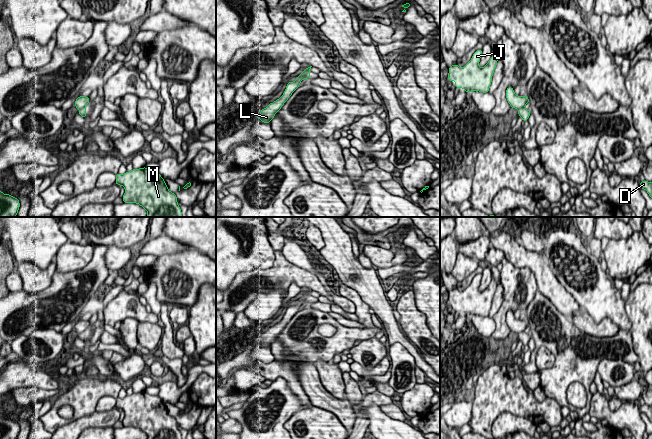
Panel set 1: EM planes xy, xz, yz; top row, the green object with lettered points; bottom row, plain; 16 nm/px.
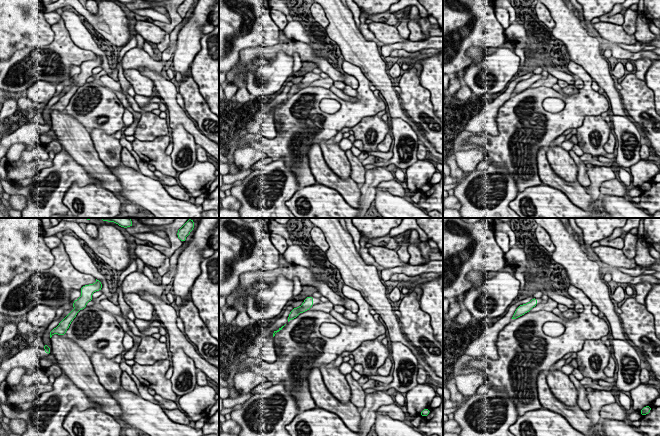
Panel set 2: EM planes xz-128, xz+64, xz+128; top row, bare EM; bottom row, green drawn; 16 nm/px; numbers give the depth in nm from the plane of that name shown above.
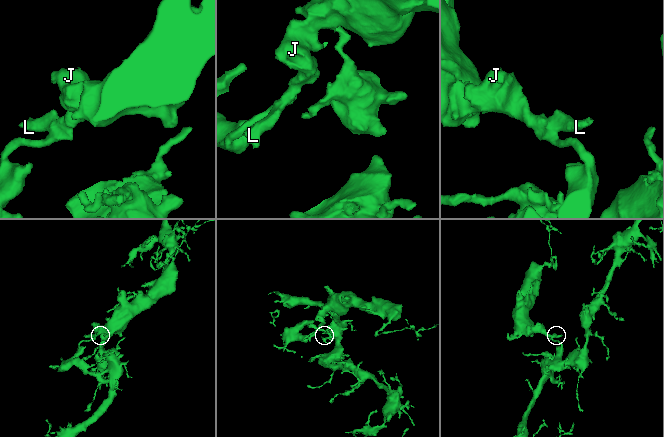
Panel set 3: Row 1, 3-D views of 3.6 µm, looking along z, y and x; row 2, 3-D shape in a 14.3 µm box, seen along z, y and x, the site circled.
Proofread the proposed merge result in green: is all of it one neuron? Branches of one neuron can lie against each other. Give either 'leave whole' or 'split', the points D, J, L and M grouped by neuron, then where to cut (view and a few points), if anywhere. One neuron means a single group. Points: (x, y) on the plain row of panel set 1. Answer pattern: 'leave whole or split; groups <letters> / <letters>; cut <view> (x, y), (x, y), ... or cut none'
split; groups D M / J L; cut yz (524, 330), (518, 333)

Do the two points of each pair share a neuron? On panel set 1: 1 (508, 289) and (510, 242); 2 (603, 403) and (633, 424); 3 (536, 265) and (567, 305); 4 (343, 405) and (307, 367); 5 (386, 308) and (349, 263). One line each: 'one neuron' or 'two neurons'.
1: two neurons
2: one neuron
3: one neuron
4: one neuron
5: one neuron

